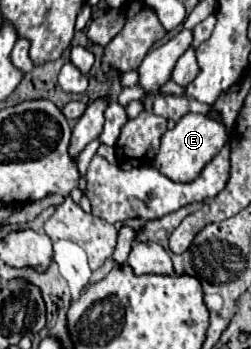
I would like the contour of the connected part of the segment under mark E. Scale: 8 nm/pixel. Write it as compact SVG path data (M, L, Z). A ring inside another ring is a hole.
M188 112L176 122L176 126L172 130L168 130L162 136L160 152L154 158L152 166L156 170L160 170L164 176L168 176L170 180L190 182L200 174L204 164L208 164L220 152L220 148L224 146L226 140L228 140L228 134L226 134L226 128L224 128L222 122L210 118L208 114L192 114L192 112Z

